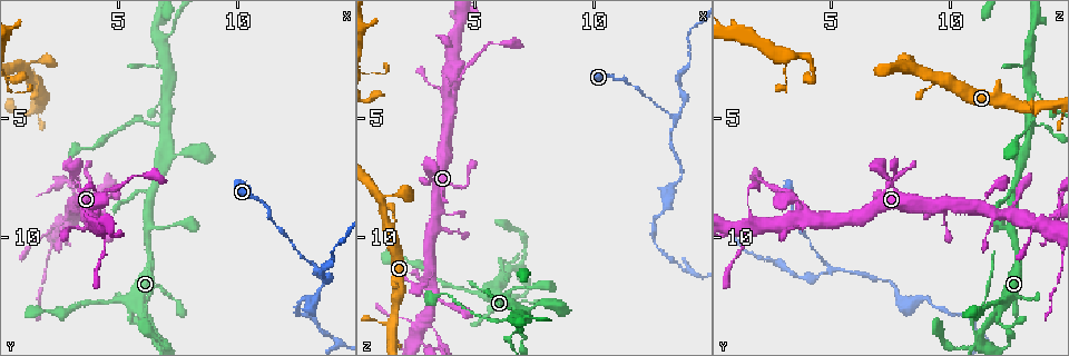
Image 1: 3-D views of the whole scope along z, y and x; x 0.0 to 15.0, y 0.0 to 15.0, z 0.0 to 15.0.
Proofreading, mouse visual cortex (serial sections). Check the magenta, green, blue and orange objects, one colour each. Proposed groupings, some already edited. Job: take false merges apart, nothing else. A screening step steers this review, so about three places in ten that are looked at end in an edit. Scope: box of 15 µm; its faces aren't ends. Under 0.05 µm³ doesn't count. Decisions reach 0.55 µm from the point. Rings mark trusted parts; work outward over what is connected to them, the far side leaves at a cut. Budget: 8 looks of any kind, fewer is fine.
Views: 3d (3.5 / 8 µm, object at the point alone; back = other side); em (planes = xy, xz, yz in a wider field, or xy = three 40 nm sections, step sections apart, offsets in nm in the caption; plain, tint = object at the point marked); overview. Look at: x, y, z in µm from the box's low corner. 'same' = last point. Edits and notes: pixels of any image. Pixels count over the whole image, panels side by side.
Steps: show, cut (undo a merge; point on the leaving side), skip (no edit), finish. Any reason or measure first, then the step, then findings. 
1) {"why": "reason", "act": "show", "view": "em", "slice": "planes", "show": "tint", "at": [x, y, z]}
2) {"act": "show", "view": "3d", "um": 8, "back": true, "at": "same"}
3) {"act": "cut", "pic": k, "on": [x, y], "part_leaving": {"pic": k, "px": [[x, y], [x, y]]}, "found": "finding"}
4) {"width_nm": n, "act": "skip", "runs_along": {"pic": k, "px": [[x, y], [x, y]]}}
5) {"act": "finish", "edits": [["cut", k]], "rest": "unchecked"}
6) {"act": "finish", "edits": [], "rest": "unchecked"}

{"why": "arms part here", "act": "show", "view": "3d", "um": 3.5, "at": [7.1, 3.9, 13.4]}

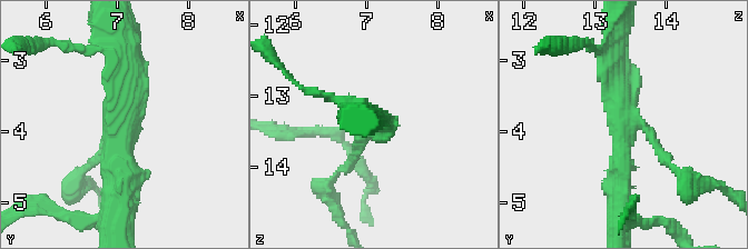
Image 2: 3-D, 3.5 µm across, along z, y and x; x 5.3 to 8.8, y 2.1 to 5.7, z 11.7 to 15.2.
{"why": "now the EM", "act": "show", "view": "em", "slice": "xy", "step": 5, "show": "plain", "at": [7.00, 3.90, 13.35]}

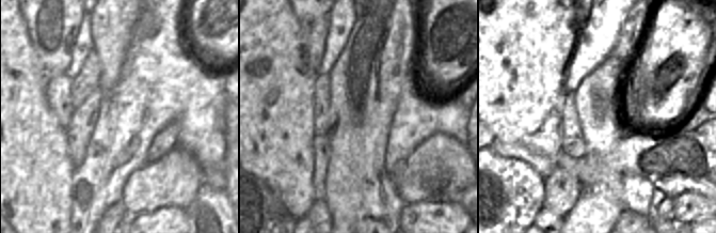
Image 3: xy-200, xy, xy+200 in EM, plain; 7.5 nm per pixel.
{"act": "show", "view": "em", "slice": "xy", "step": 5, "show": "tint", "at": "same"}

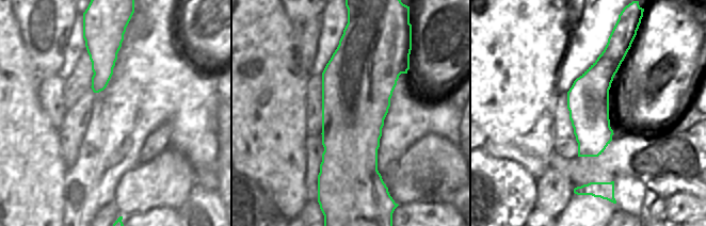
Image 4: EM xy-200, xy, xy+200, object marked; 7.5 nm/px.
{"width_nm": 550, "act": "skip", "runs_along": {"pic": 2, "px": [[119, 200], [126, 50]]}, "found": "continuous, no second cell"}

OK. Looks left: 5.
{"act": "show", "view": "3d", "um": 3.5, "at": [5.1, 12.6, 12.3]}

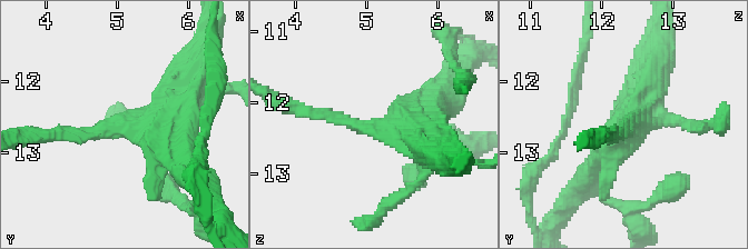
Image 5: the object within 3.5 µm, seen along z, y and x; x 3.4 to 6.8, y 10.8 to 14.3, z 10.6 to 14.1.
{"act": "skip", "runs_along": {"pic": 5, "px": [[176, 103], [166, 128], [47, 135]]}, "found": "continuous, no second cell"}

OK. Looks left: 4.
{"why": "four or more arms meet", "act": "show", "view": "3d", "um": 3.5, "at": [6.5, 13.9, 11.3]}

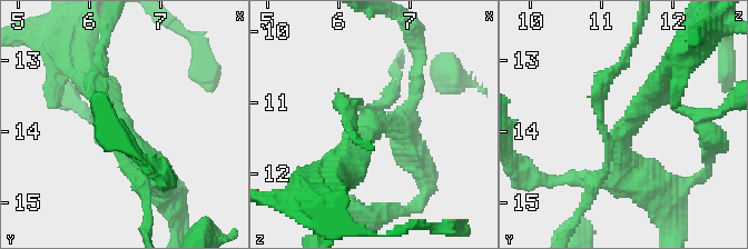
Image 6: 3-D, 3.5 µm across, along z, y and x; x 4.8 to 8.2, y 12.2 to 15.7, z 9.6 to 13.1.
{"arms": 4, "arm_widths_nm": [150, 150, 300, 300], "act": "show", "view": "em", "slice": "xy", "step": 3, "show": "tint", "at": [6.45, 14.05, 11.25]}

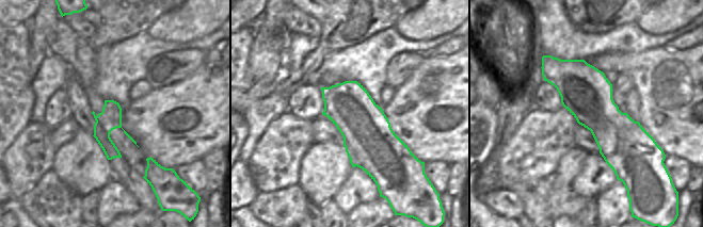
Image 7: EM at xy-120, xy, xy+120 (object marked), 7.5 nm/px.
{"act": "skip", "runs_along": {"pic": 7, "px": [[544, 60], [627, 141], [651, 141]]}, "found": "one cell here"}

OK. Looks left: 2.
{"act": "finish", "edits": [], "rest": "unchecked"}

